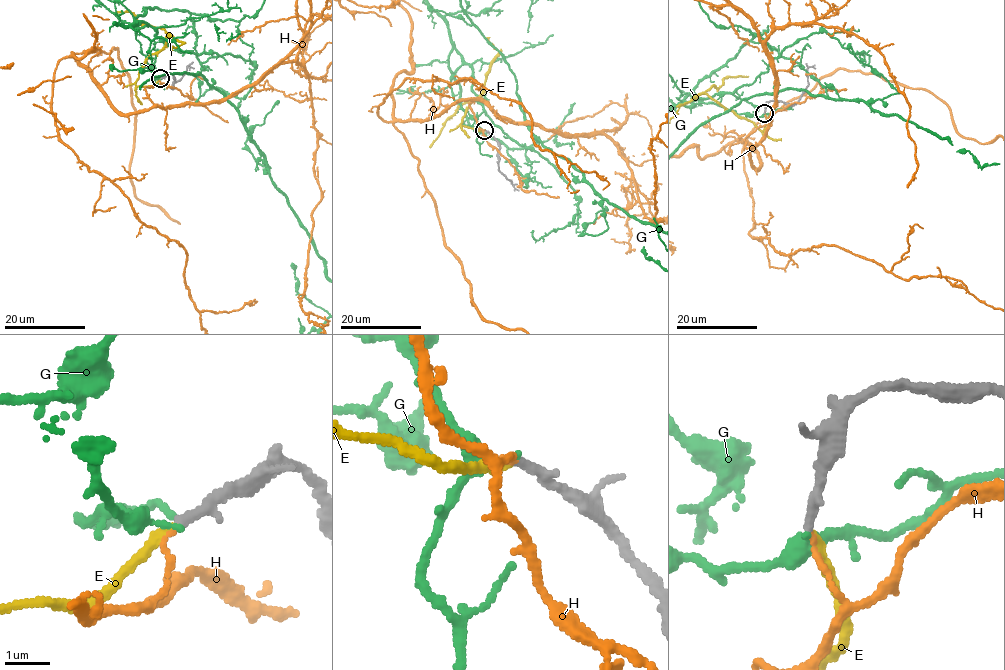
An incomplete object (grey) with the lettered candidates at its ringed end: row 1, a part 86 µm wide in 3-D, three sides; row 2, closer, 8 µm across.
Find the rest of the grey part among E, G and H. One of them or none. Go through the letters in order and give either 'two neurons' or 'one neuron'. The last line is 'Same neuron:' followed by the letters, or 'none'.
E: one neuron
G: two neurons
H: two neurons
Same neuron: E

